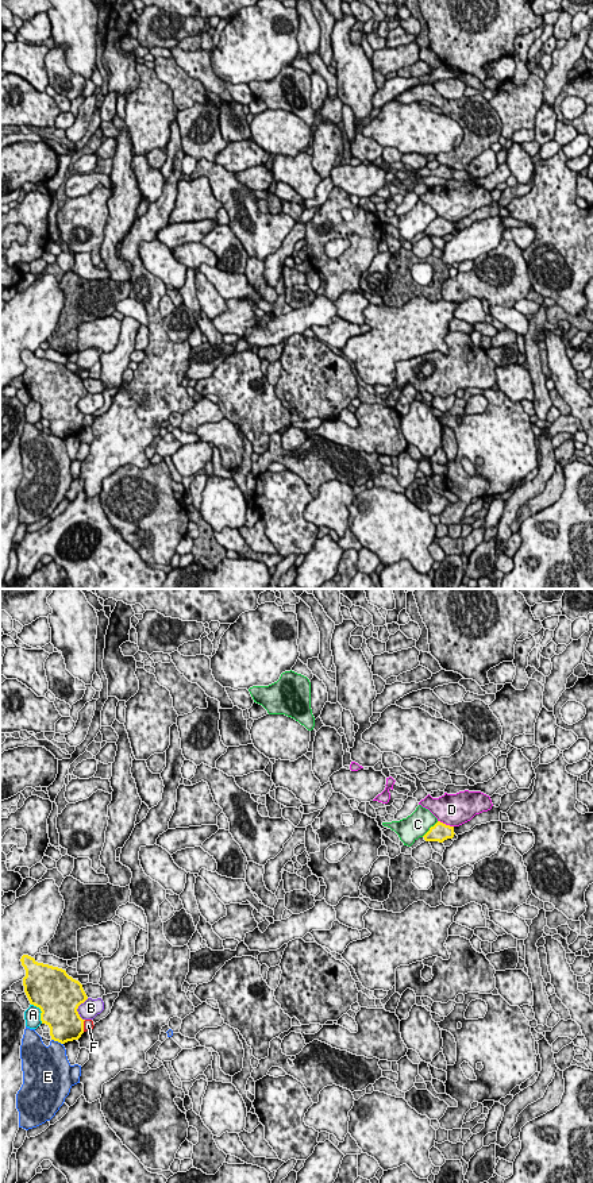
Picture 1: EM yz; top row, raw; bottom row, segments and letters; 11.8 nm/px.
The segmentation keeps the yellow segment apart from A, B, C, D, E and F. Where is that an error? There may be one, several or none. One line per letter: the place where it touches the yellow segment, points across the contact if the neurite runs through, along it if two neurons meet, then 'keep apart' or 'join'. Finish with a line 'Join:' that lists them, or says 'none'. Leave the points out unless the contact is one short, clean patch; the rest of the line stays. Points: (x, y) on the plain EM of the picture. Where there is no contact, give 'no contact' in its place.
A: contact yz (41, 405); keep apart
B: contact yz (77, 403); keep apart
C: contact yz (430, 223); keep apart
D: contact yz (445, 219); keep apart
E: contact yz (57, 435); keep apart
F: contact yz (83, 420); keep apart
Join: none

